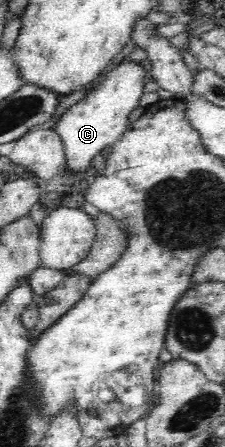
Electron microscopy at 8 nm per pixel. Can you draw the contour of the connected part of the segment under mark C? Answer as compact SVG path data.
M125 61L113 67L91 91L85 93L81 101L77 101L56 122L55 130L59 132L65 144L65 166L69 173L85 173L91 166L93 157L101 153L105 147L120 138L129 125L129 115L140 105L145 83L149 75L147 62Z

